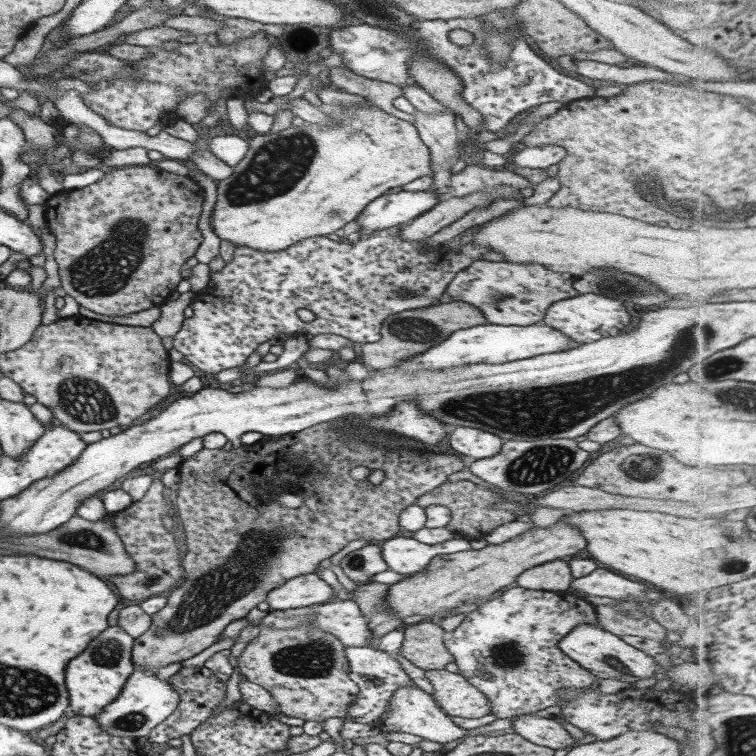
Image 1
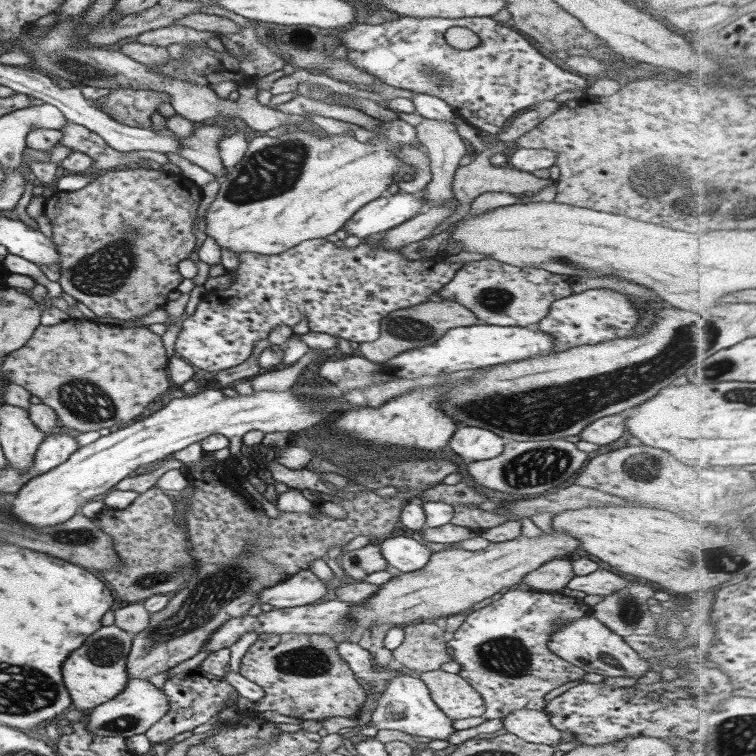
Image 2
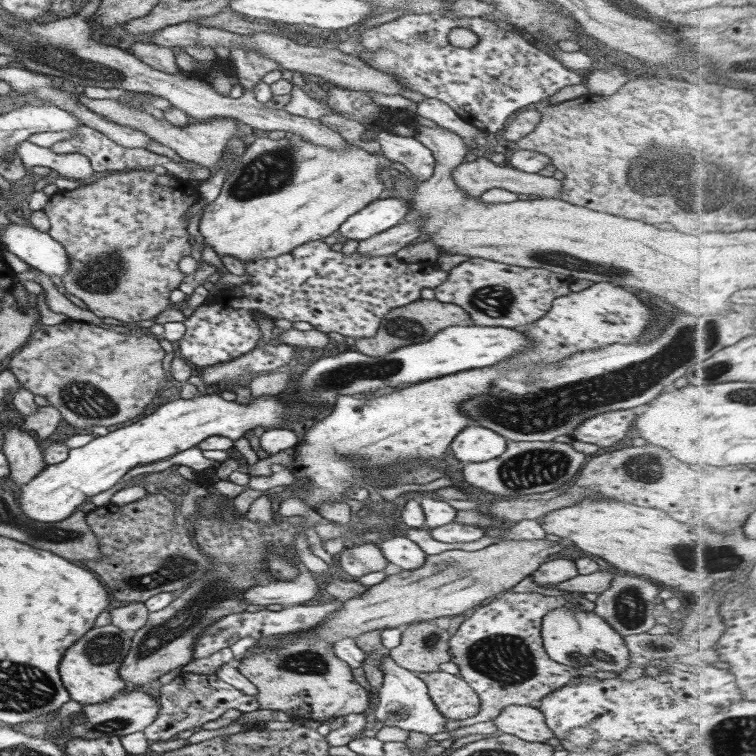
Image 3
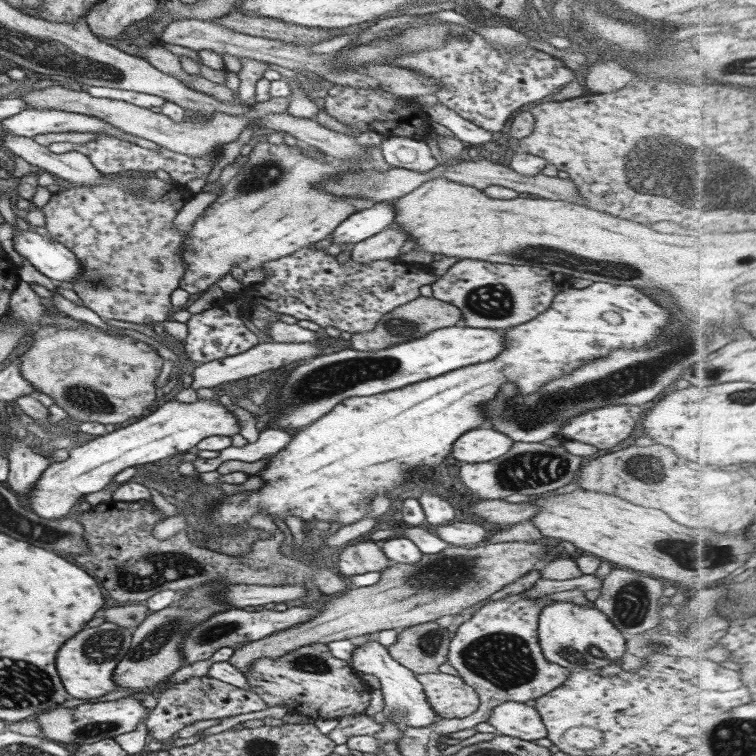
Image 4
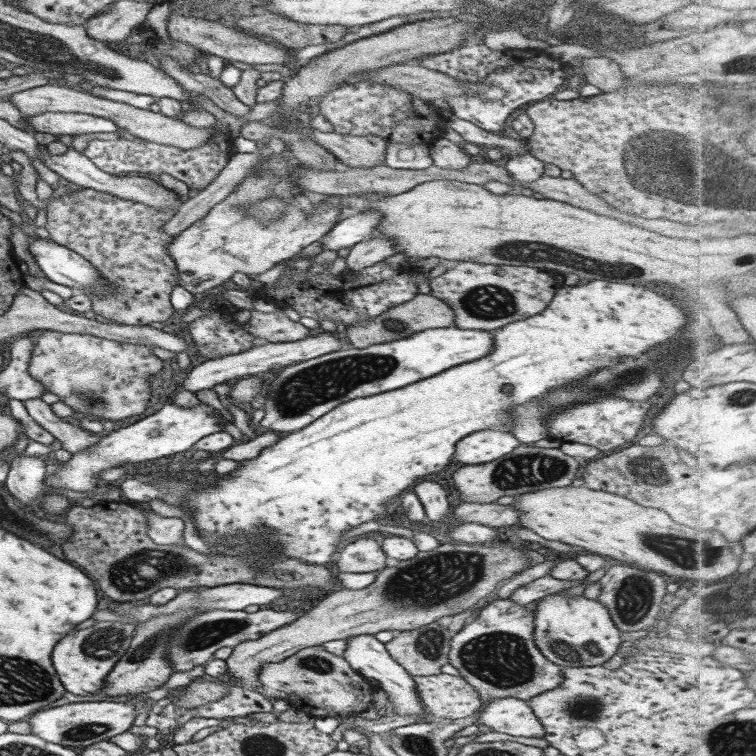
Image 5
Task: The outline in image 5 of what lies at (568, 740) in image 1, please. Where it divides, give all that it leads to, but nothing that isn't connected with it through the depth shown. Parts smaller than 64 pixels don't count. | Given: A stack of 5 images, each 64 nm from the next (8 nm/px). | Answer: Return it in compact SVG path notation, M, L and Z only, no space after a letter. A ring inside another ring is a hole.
M515 698L492 699L485 709L475 712L475 724L484 724L493 732L523 738L543 736L543 725L537 720L527 702Z

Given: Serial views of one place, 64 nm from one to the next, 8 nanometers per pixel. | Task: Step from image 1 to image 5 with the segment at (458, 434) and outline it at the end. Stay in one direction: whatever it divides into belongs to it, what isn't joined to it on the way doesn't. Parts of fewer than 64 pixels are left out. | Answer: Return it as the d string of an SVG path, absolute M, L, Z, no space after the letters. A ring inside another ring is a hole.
M479 430L459 439L459 442L455 443L453 456L463 465L483 464L511 452L519 443L507 432Z

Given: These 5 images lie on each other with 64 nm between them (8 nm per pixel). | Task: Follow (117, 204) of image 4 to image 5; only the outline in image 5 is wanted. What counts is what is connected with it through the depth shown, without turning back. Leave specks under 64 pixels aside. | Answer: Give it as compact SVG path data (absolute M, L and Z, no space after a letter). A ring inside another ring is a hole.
M83 188L80 192L68 192L47 201L45 211L46 220L43 227L48 232L48 238L82 256L97 270L99 276L103 276L104 280L114 287L114 292L110 294L84 293L91 301L91 311L110 322L141 326L148 325L149 322L163 322L173 314L169 294L177 285L177 265L167 253L167 246L171 244L174 236L164 232L164 225L174 216L174 208L156 210L147 204Z

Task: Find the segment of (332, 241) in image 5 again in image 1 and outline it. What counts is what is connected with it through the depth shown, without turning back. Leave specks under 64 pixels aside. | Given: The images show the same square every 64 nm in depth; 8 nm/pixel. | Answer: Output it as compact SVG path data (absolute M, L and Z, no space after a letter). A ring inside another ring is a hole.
M423 190L421 192L401 191L397 192L397 194L383 194L375 198L375 200L371 200L355 220L359 224L360 234L372 232L373 230L384 230L391 226L403 226L421 214L428 212L432 208L431 206L443 198L444 196L440 197L431 190Z

